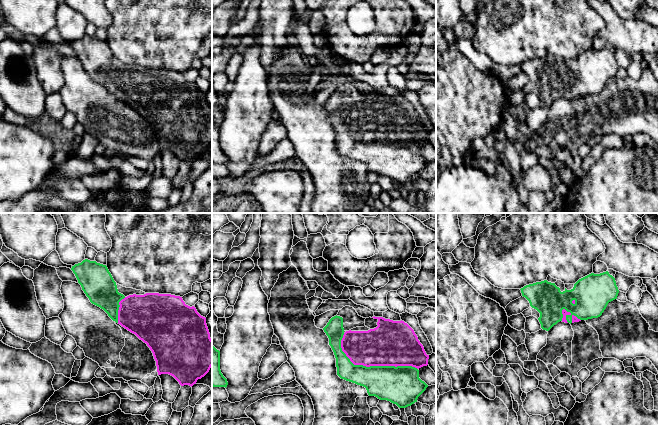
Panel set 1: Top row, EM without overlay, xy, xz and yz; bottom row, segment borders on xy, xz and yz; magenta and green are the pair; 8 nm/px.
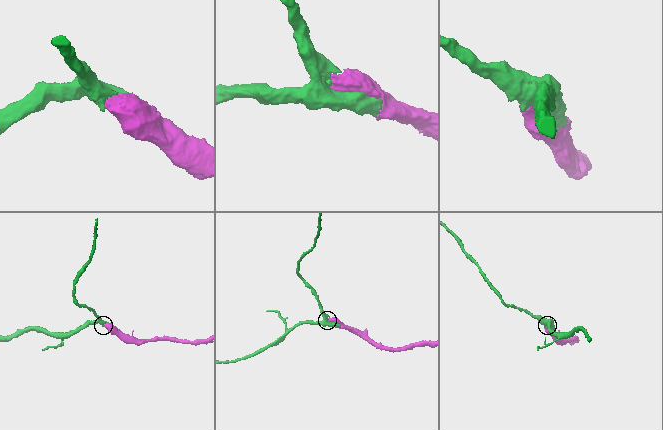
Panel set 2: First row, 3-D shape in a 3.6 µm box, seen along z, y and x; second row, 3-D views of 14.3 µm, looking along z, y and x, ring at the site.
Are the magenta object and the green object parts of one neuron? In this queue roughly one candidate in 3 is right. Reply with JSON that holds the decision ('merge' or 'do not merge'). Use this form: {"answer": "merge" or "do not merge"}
{"answer": "merge"}

